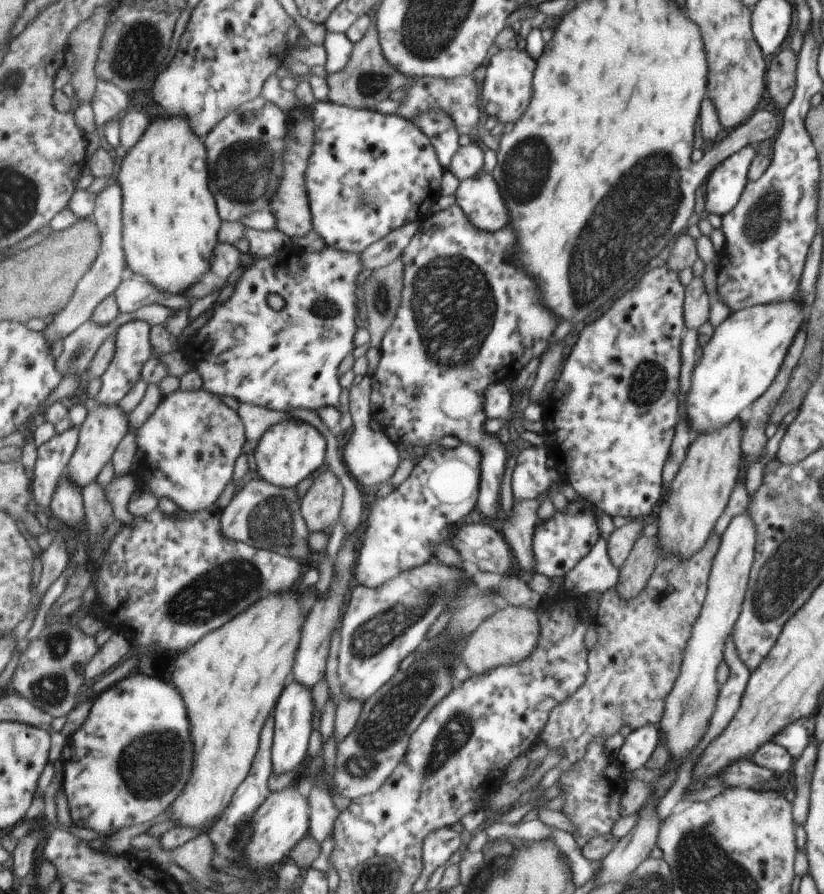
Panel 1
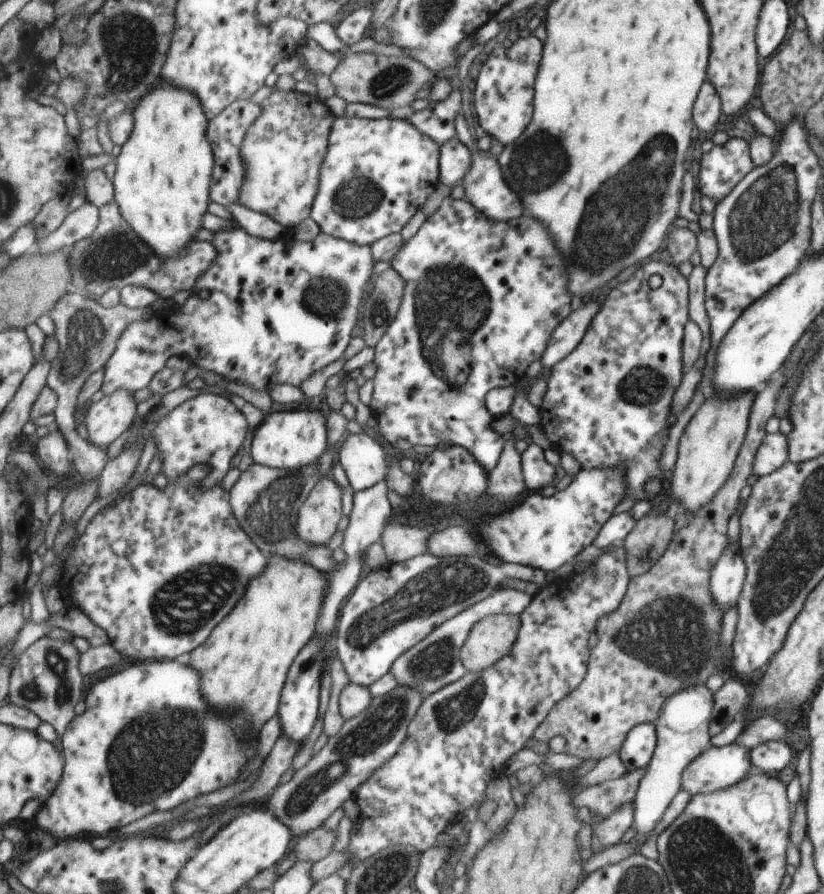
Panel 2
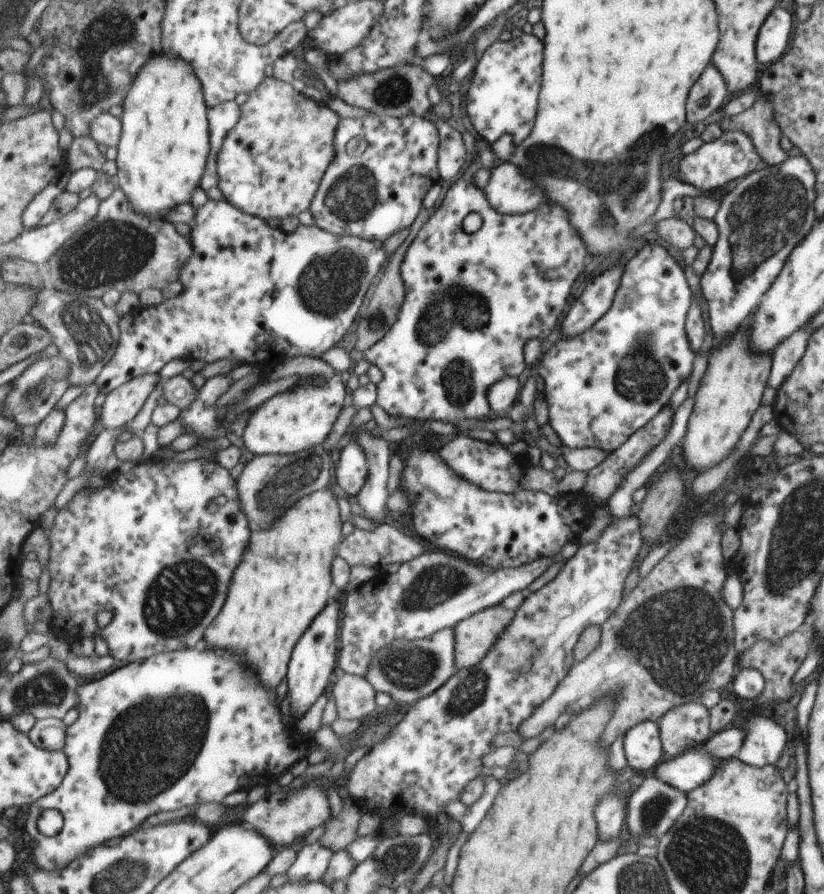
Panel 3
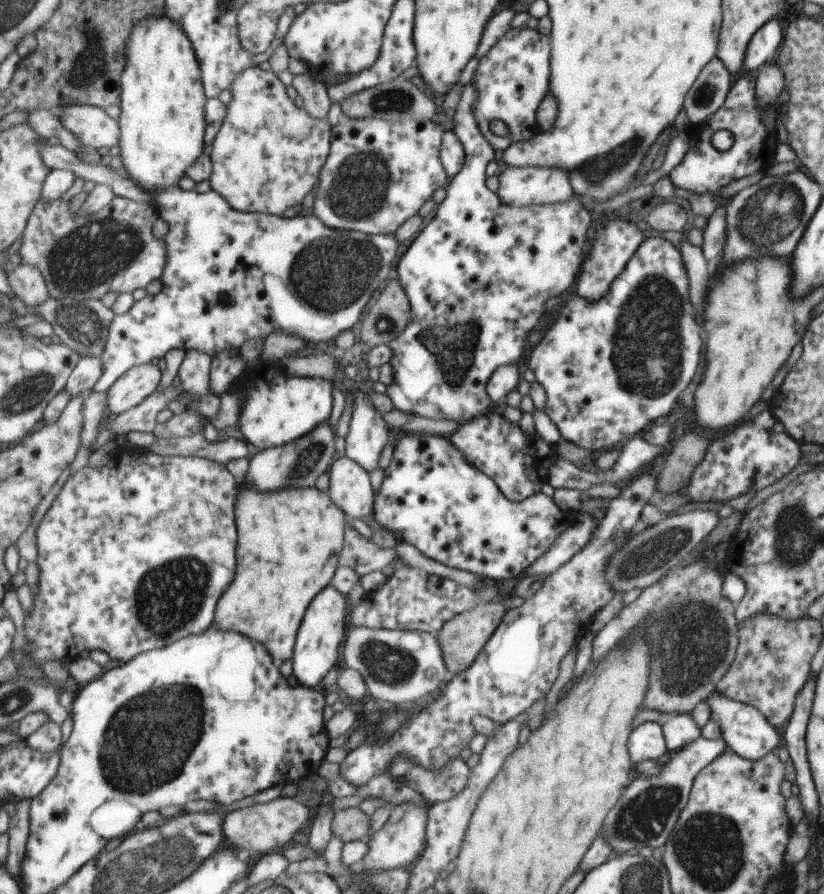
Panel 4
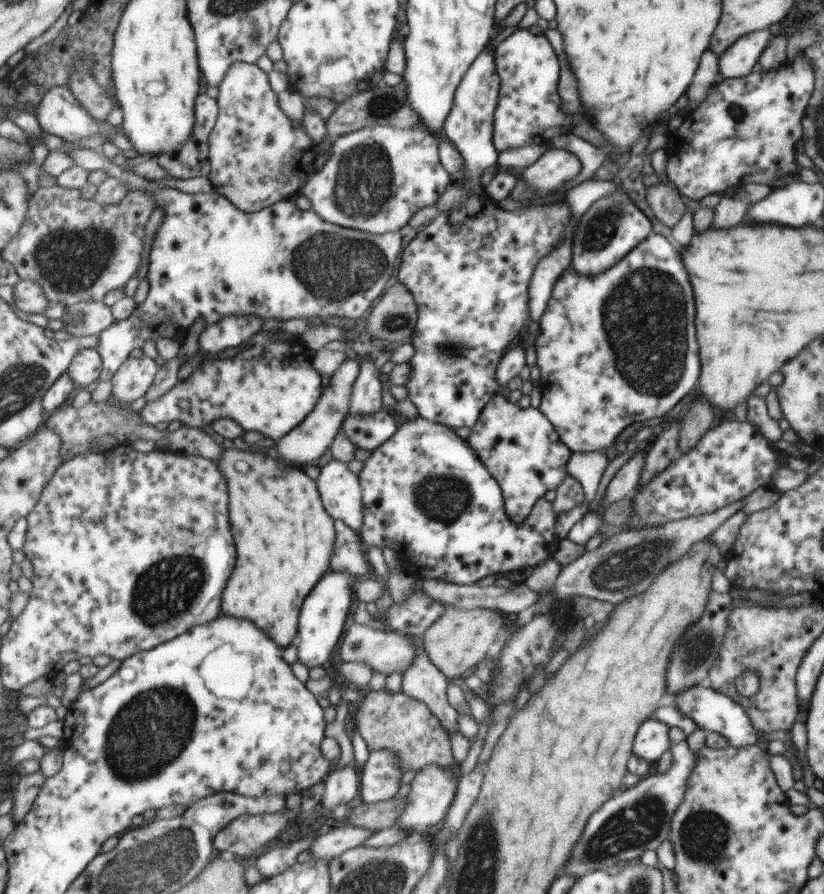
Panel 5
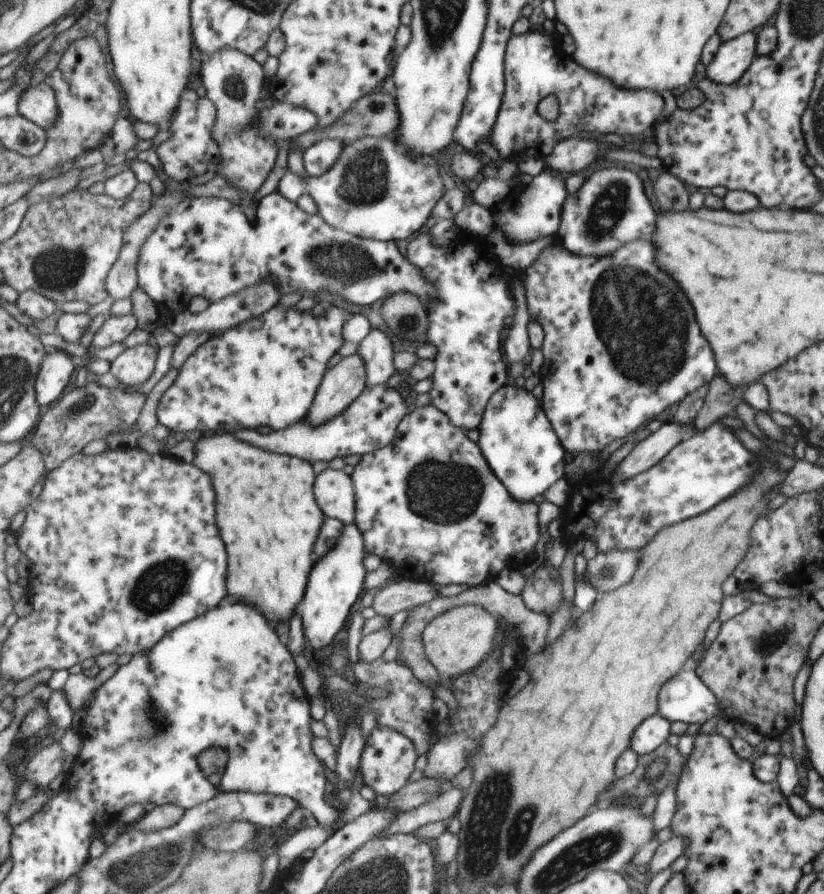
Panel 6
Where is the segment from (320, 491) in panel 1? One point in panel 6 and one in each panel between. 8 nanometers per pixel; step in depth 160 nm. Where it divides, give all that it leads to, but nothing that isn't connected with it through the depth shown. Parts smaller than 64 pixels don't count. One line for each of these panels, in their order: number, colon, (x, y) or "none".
2: (320, 515)
3: (285, 582)
4: (290, 541)
5: (285, 536)
6: (266, 509)

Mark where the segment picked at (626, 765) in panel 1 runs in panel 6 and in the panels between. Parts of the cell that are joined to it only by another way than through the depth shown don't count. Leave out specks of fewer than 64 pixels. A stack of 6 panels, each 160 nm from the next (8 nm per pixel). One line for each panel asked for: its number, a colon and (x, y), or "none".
2: (636, 751)
3: (641, 744)
4: (646, 743)
5: (651, 740)
6: (653, 732)

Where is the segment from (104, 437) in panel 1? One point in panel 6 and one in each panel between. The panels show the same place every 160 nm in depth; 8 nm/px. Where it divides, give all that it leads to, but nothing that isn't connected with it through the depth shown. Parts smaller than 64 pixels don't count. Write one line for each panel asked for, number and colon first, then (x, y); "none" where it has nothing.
2: (106, 419)
3: (122, 405)
4: (141, 381)
5: (137, 374)
6: (135, 366)

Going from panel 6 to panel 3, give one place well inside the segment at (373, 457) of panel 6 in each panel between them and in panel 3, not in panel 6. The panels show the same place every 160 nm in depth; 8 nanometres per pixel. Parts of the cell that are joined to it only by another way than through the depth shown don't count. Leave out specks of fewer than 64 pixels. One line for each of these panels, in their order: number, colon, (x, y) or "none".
3: (498, 530)
4: (431, 496)
5: (427, 496)

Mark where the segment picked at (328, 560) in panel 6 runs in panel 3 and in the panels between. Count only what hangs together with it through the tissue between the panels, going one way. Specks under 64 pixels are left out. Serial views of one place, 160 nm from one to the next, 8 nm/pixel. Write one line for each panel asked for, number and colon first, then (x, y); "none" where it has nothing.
3: (309, 673)
4: (322, 630)
5: (322, 620)

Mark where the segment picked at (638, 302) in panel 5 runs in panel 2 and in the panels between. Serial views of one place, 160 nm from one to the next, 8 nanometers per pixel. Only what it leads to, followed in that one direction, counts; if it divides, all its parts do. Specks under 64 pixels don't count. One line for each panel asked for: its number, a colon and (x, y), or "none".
2: (605, 403)
3: (602, 385)
4: (607, 368)

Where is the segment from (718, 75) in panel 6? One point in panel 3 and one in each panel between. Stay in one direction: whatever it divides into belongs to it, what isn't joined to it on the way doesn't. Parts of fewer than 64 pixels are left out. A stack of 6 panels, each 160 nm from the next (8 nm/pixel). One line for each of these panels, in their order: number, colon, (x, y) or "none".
3: (772, 38)
4: (760, 48)
5: (738, 60)

